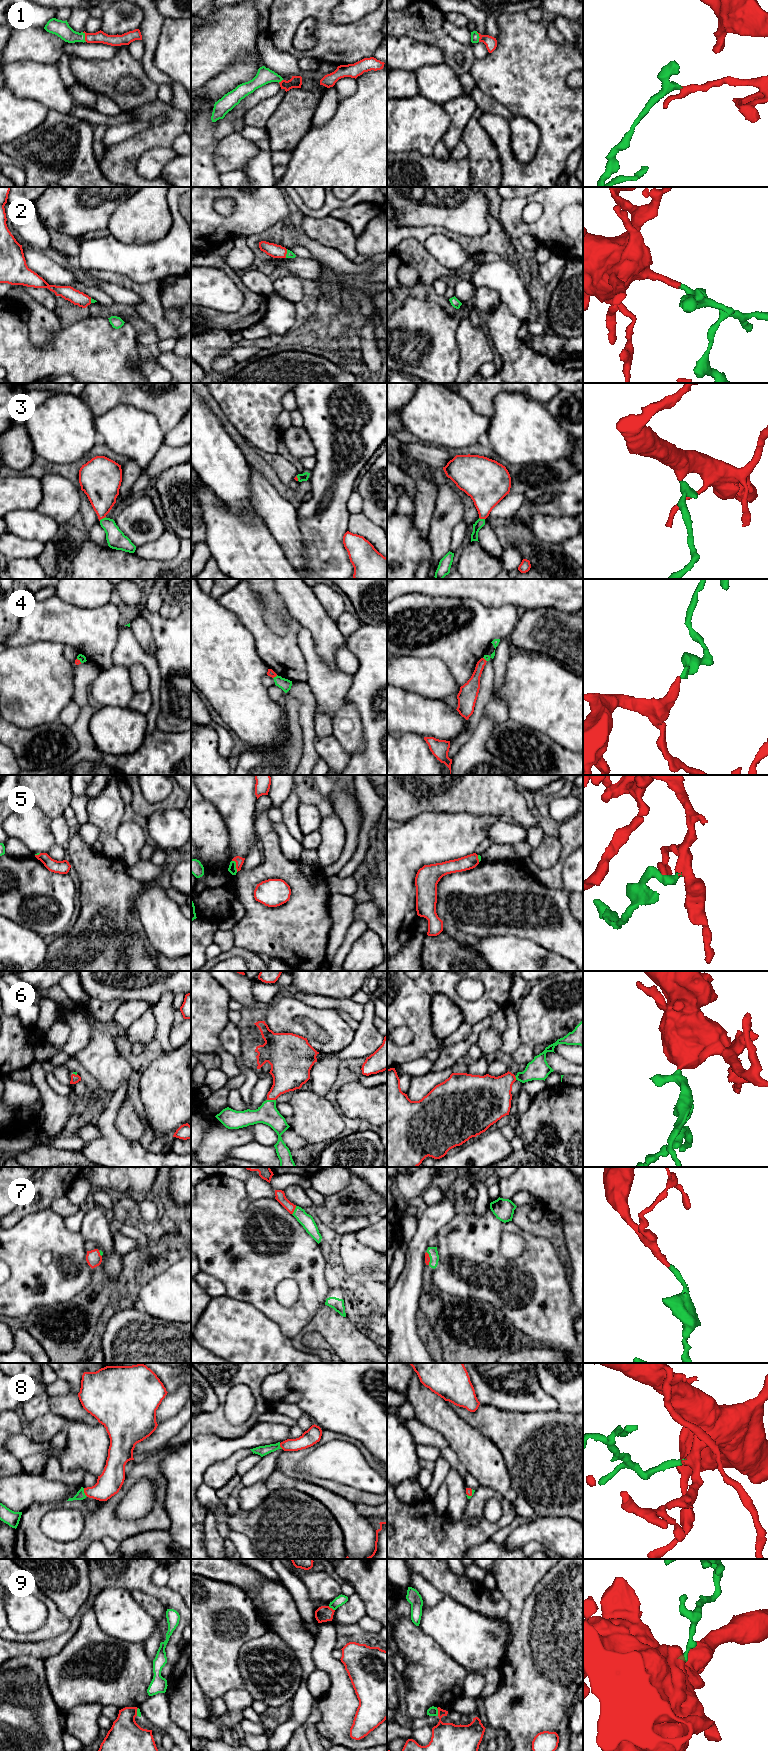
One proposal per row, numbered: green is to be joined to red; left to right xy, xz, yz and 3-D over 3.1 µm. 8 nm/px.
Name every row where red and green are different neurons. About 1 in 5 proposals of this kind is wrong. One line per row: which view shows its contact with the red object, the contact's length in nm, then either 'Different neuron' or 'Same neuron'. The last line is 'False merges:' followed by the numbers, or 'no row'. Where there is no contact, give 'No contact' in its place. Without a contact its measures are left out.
1: Touches red in xy. Shared border 90 nm. Same neuron
2: Touches red in xz. Shared border 70 nm. Same neuron
3: Touches red in xy. Shared border 70 nm. Same neuron
4: Touches red in xy. Shared border 50 nm. Same neuron
5: Touches red in xz. Shared border 100 nm. Same neuron
6: Touches red in xz. Shared border 70 nm. Same neuron
7: Touches red in xz. Shared border 80 nm. Same neuron
8: Touches red in xy. Shared border 80 nm. Same neuron
9: Touches red in yz. Shared border 70 nm. Different neuron
False merges: 9

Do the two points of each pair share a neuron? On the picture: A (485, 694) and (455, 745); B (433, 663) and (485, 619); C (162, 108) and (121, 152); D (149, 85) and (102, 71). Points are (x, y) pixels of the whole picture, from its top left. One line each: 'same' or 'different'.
A: same
B: different
C: same
D: same

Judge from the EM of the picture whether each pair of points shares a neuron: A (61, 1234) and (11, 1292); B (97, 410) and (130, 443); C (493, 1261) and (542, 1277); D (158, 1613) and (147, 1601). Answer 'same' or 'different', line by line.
A: same
B: different
C: same
D: same

